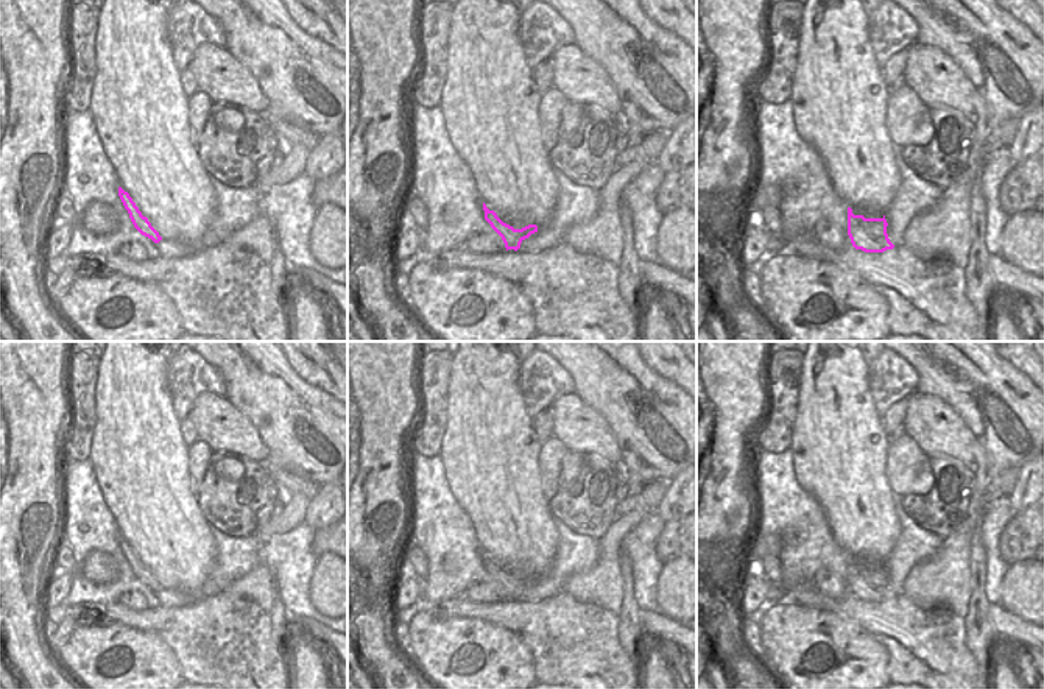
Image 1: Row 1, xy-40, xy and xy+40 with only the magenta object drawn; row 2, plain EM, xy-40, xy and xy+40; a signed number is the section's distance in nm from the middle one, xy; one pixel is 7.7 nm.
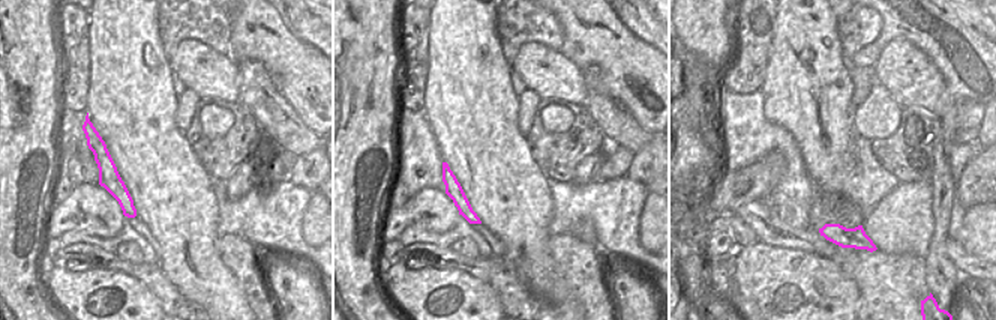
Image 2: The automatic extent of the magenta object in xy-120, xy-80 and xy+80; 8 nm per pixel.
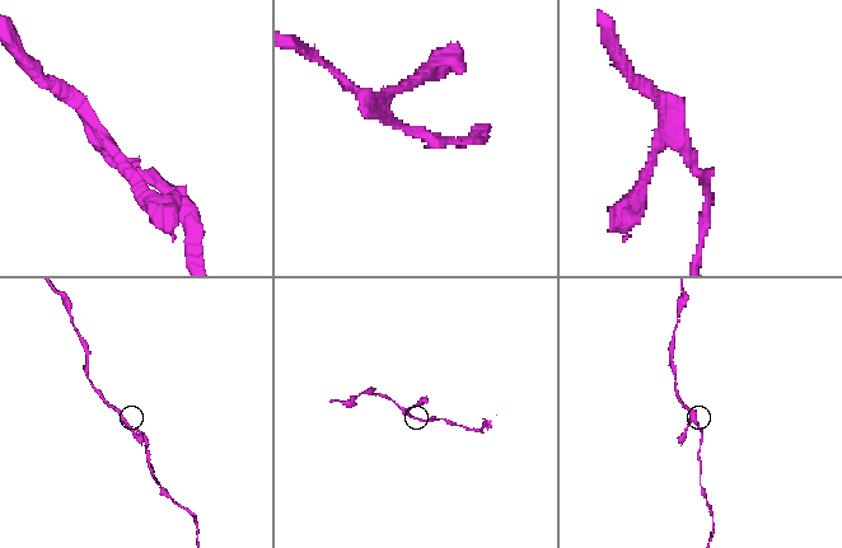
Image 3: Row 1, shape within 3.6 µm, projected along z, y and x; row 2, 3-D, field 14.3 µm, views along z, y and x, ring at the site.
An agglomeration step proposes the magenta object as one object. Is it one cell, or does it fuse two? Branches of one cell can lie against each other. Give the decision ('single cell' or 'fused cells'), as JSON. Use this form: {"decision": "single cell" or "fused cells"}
{"decision": "single cell"}

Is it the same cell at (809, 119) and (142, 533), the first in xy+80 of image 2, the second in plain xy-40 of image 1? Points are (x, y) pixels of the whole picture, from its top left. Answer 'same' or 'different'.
same

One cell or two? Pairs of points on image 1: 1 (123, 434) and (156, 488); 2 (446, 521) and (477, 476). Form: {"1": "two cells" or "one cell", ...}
{"1": "one cell", "2": "two cells"}

